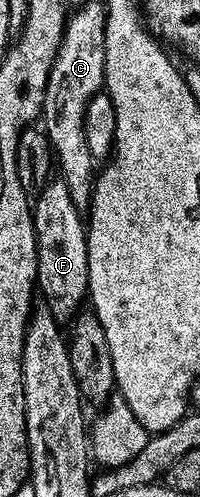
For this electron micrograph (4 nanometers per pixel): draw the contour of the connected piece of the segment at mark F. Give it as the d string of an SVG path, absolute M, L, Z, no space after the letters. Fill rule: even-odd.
M49 180L40 187L41 194L32 203L33 223L37 233L37 285L43 304L55 316L58 324L69 324L76 319L81 305L89 297L89 253L87 226L82 211L71 200L67 184Z

